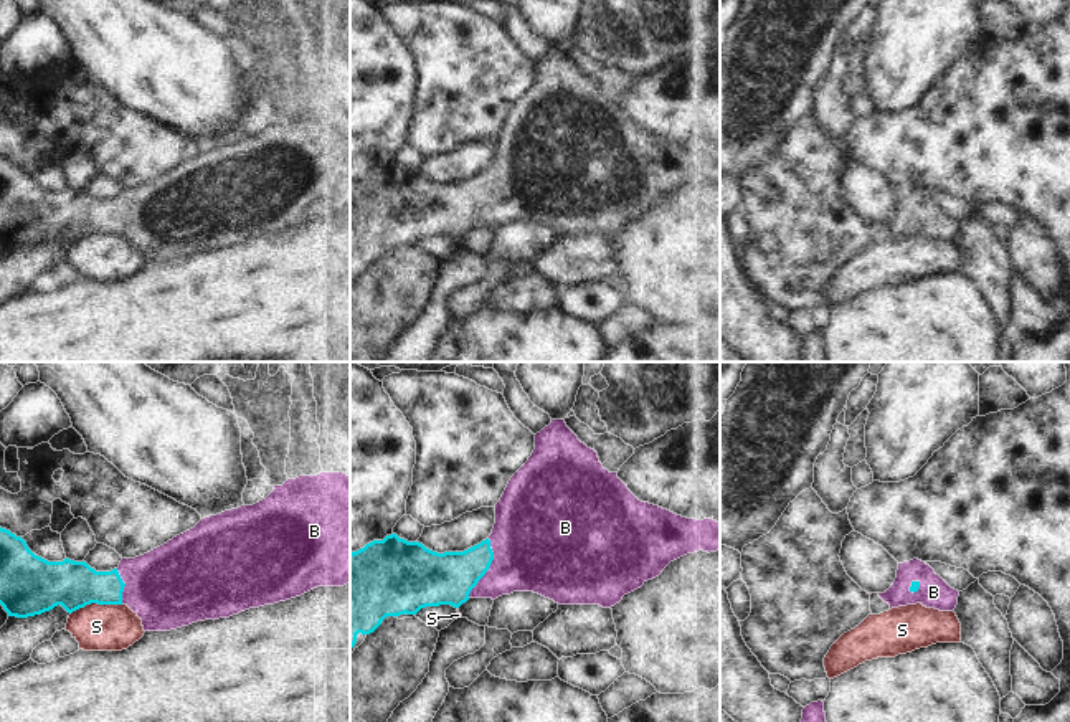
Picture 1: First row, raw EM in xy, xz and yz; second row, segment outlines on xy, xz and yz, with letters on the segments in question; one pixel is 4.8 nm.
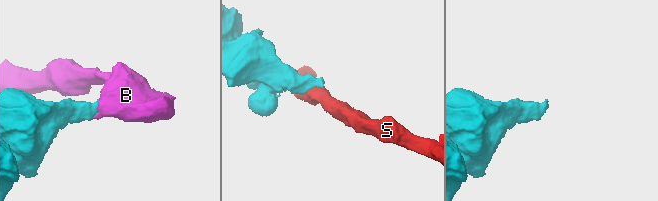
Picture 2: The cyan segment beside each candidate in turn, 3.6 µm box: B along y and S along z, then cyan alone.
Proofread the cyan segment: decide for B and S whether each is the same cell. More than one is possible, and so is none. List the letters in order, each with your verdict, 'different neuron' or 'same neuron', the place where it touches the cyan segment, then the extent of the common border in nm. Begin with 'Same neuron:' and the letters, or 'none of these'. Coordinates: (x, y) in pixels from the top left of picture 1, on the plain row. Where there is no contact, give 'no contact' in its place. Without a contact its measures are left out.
Same neuron: B
B: same neuron | xz (487, 199) | 300 nm
S: different neuron | xy (96, 232) | 260 nm

